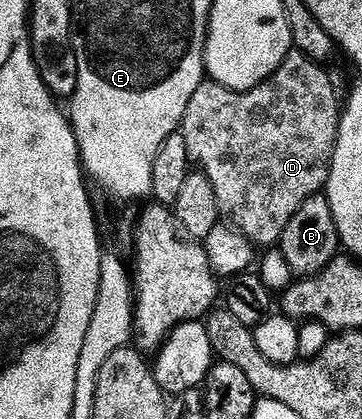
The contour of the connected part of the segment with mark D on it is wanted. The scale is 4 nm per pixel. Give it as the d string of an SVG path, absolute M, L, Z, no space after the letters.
M294 49L285 58L281 68L255 89L228 91L223 85L206 81L199 85L199 89L195 89L195 97L191 97L191 105L187 105L187 113L183 117L179 133L183 137L183 141L187 141L190 164L196 165L205 174L207 181L211 183L211 189L215 189L215 201L221 210L221 219L236 227L258 248L276 248L283 237L283 229L287 229L287 221L291 221L291 217L295 217L299 205L303 205L303 201L307 201L307 197L322 194L326 190L329 182L329 170L333 164L333 154L337 144L337 130L341 124L341 112L343 110L339 99L337 103L337 91L333 88L333 79L327 72L329 71L320 63L316 63L311 57L307 57L303 52Z

